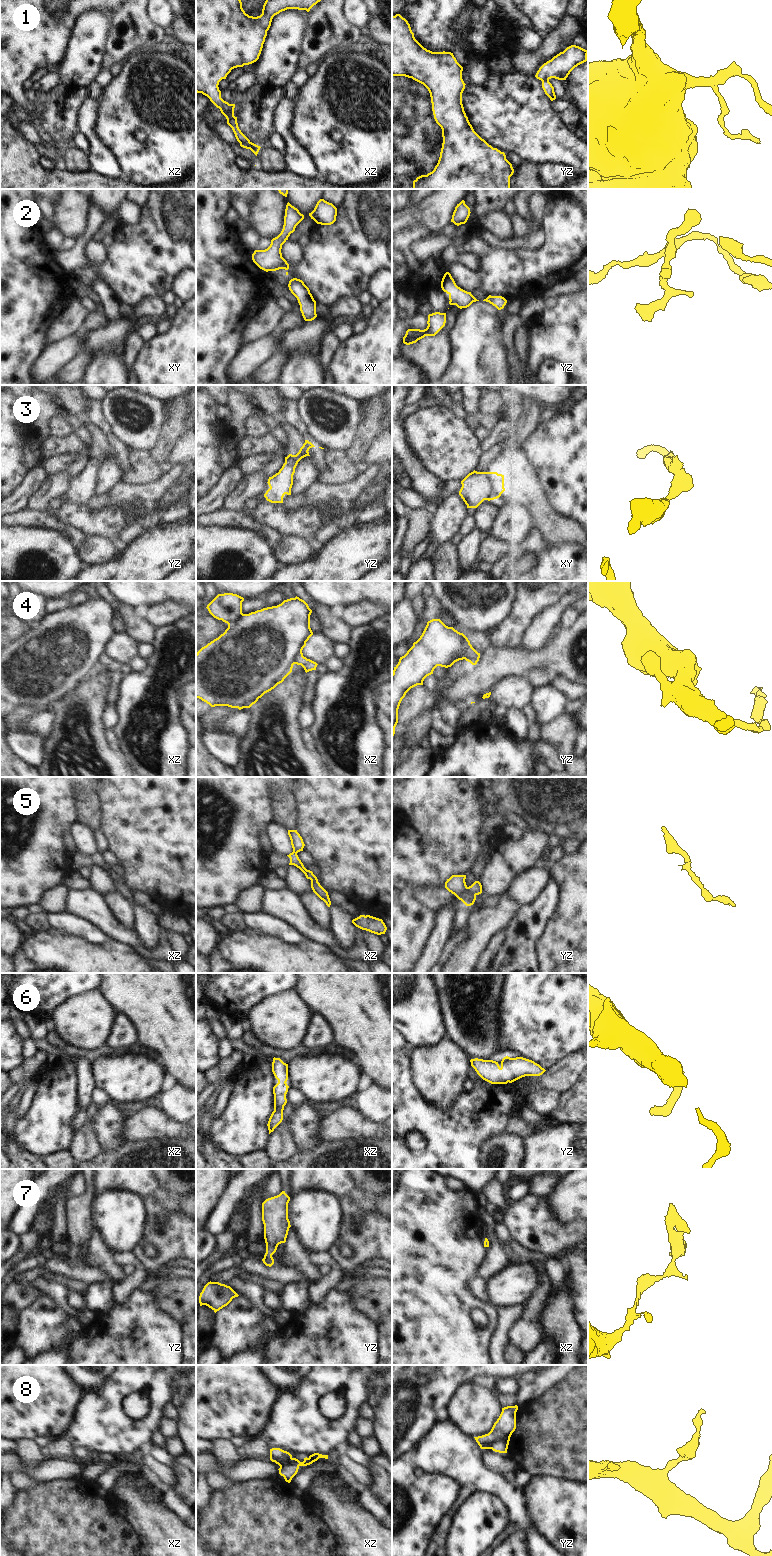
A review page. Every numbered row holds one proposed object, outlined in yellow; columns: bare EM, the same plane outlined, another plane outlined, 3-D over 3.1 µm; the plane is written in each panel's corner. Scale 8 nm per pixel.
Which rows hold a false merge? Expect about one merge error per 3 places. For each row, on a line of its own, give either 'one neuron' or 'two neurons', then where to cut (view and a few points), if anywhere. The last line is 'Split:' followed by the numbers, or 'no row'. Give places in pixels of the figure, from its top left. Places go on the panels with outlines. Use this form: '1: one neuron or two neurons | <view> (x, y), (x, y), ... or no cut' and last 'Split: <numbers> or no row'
1: two neurons | xz (240, 143), (255, 145)
2: one neuron | no cut
3: one neuron | no cut
4: two neurons | yz (471, 646), (463, 658)
5: two neurons | yz (467, 887), (475, 895)
6: one neuron | no cut
7: one neuron | no cut
8: two neurons | yz (508, 1441), (493, 1443), (488, 1448)
Split: 1, 4, 5, 8

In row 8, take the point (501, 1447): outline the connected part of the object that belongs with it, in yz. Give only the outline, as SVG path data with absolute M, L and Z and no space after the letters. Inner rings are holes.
M499 1442L497 1444L493 1444L489 1449L499 1453L507 1453L508 1445L509 1442Z

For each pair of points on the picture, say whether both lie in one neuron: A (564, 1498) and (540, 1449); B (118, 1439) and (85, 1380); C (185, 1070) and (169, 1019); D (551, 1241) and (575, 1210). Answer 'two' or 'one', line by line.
A: two
B: two
C: one
D: two

